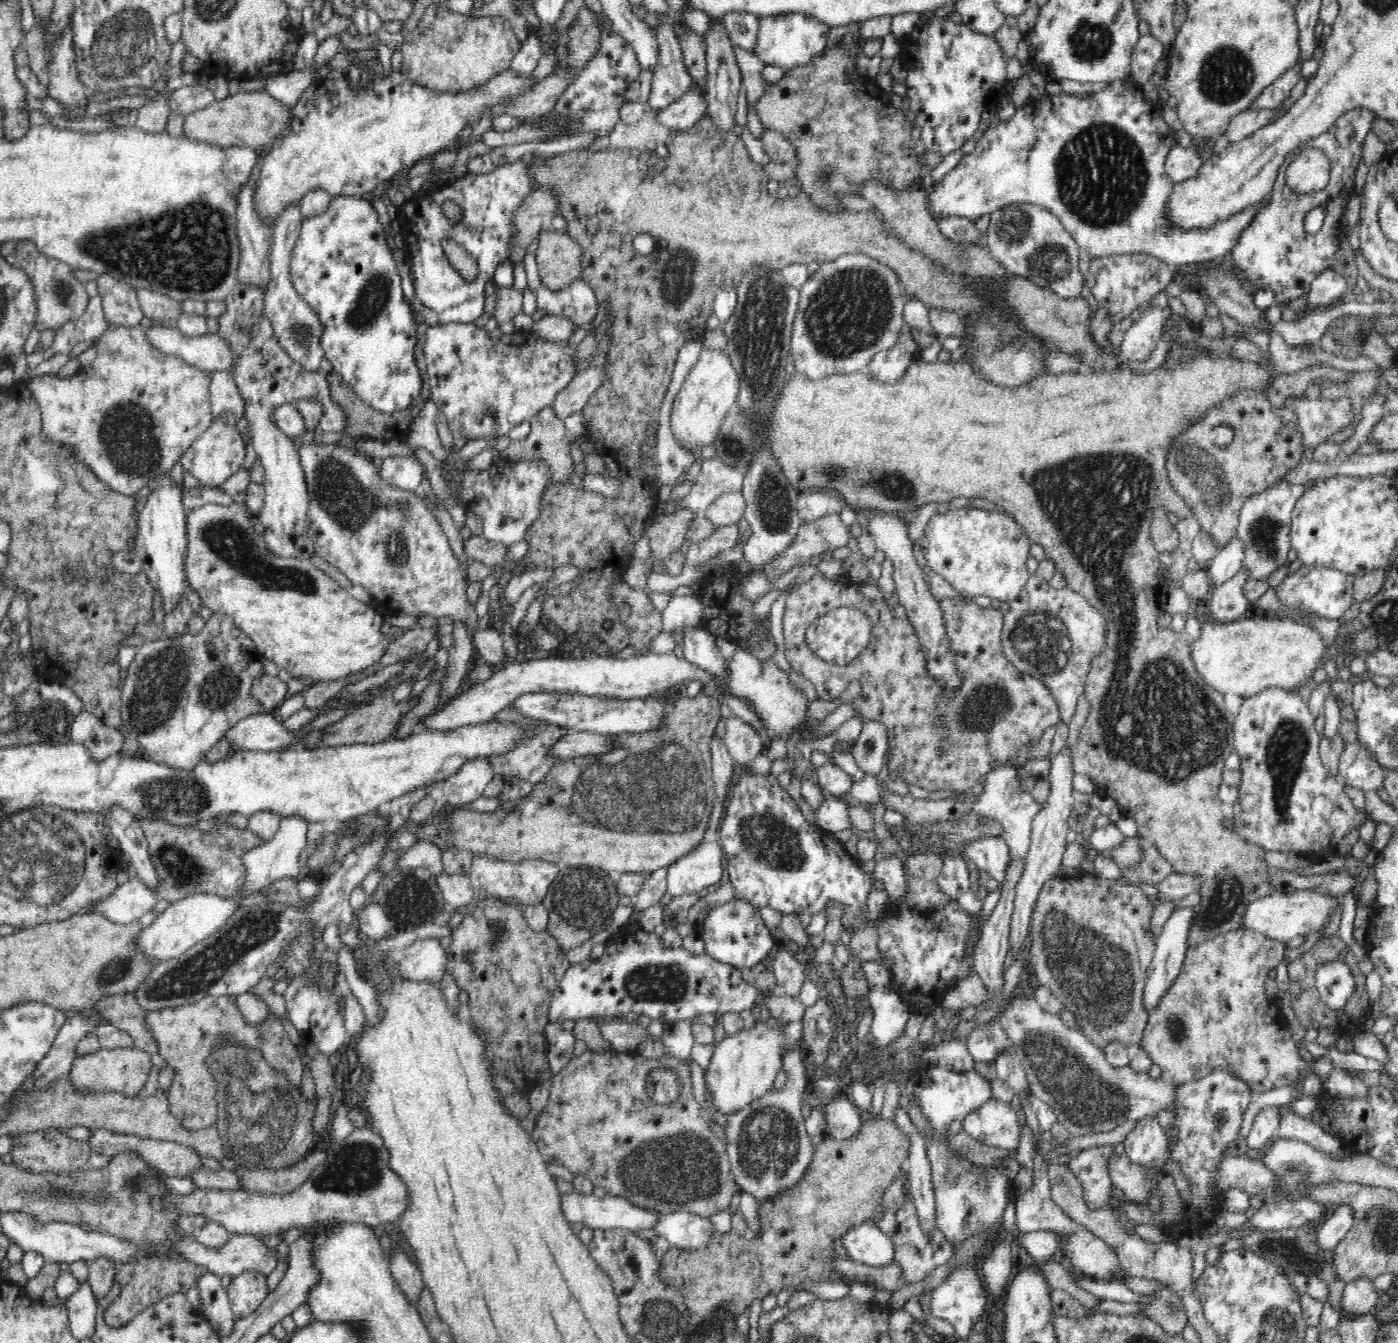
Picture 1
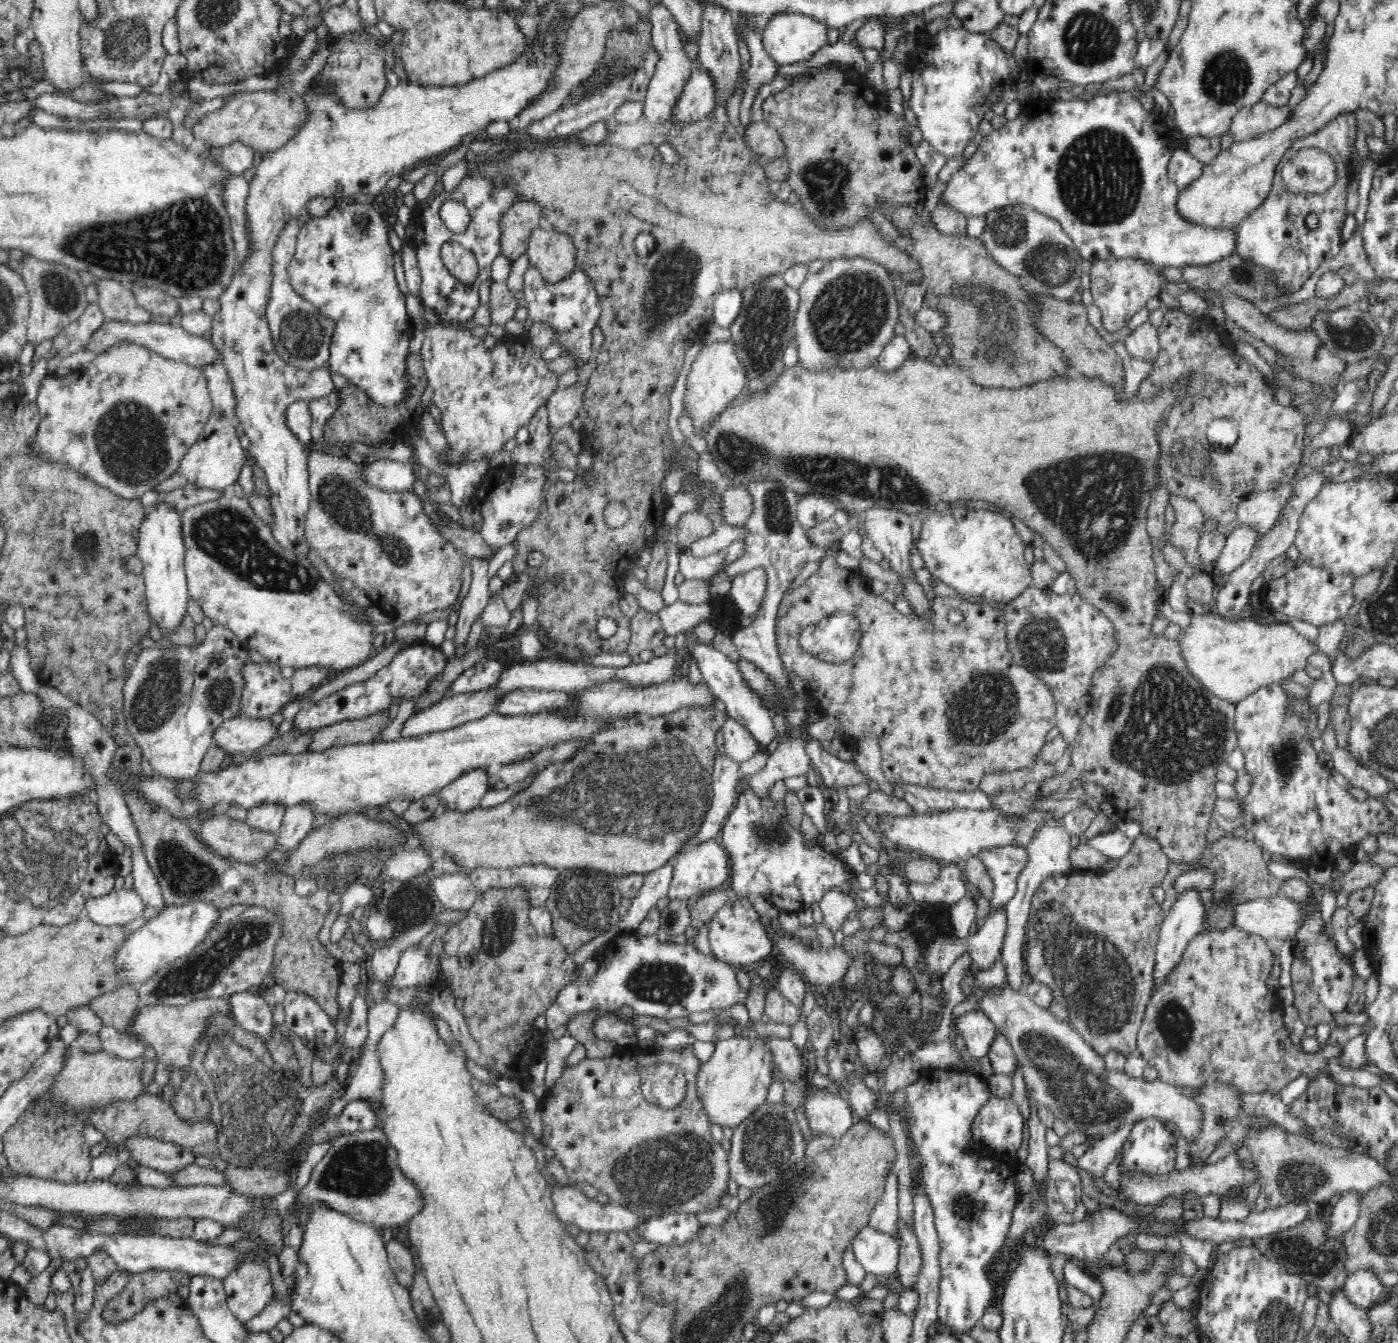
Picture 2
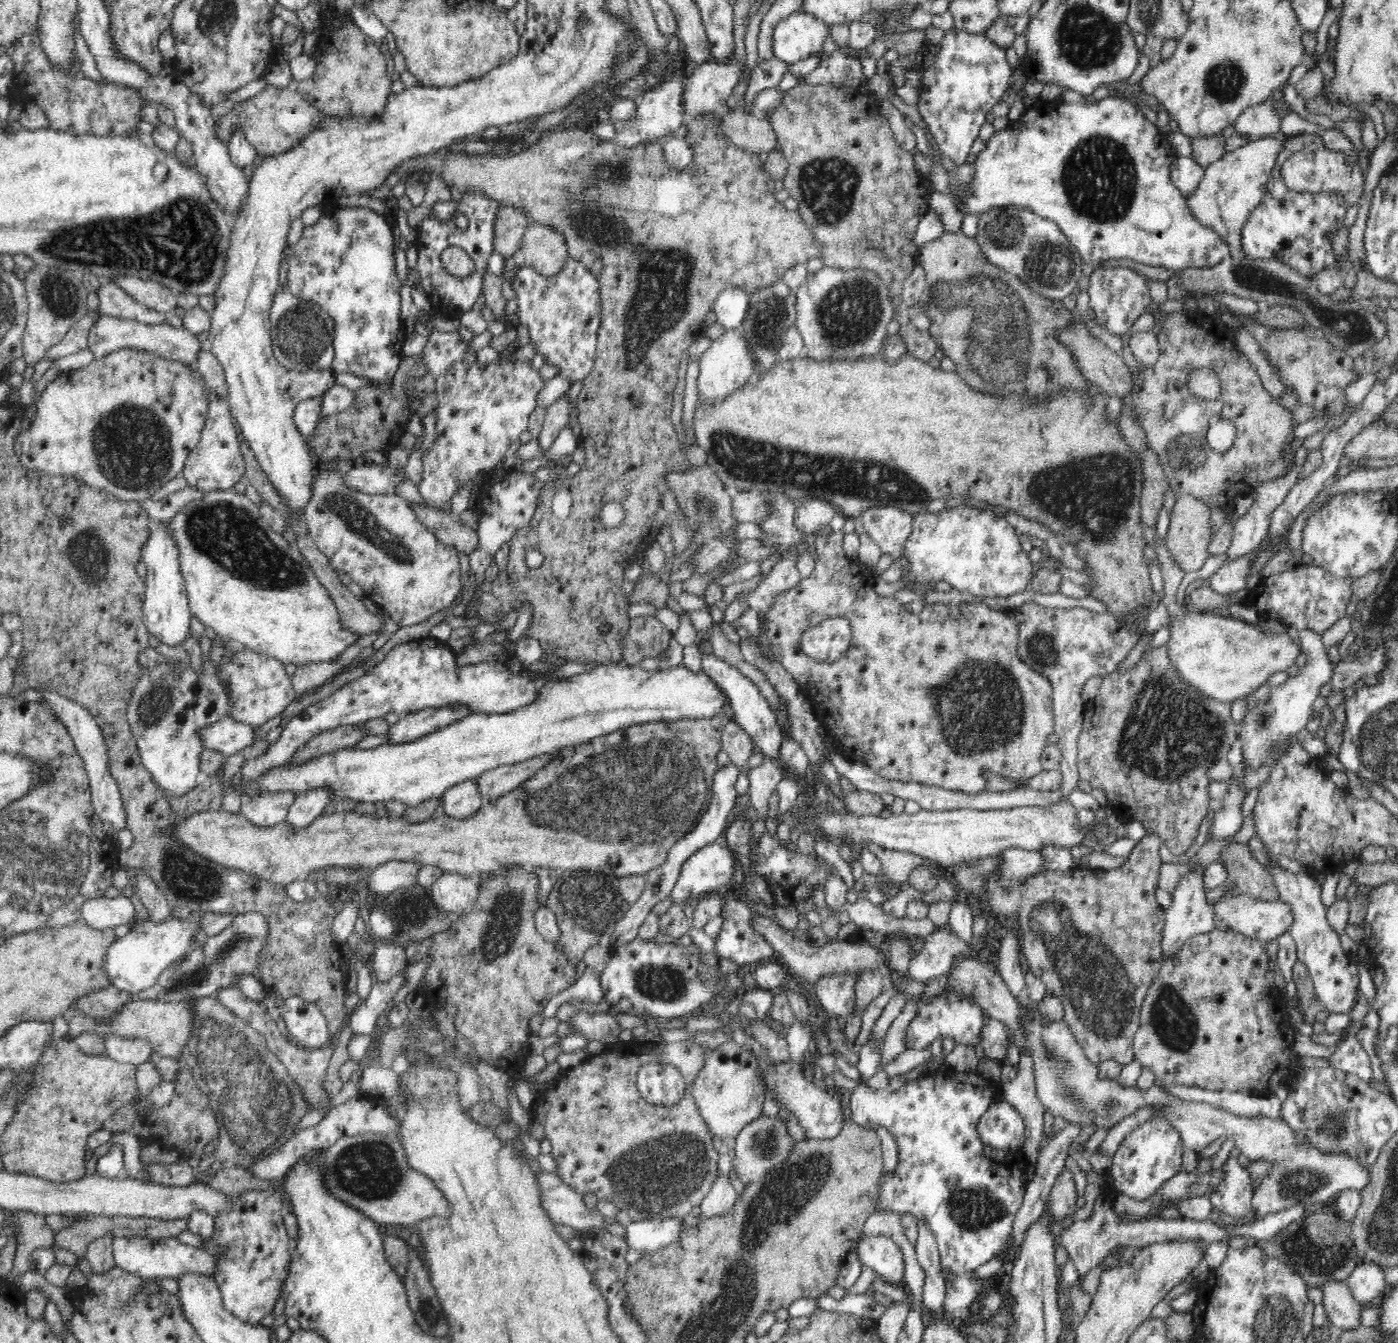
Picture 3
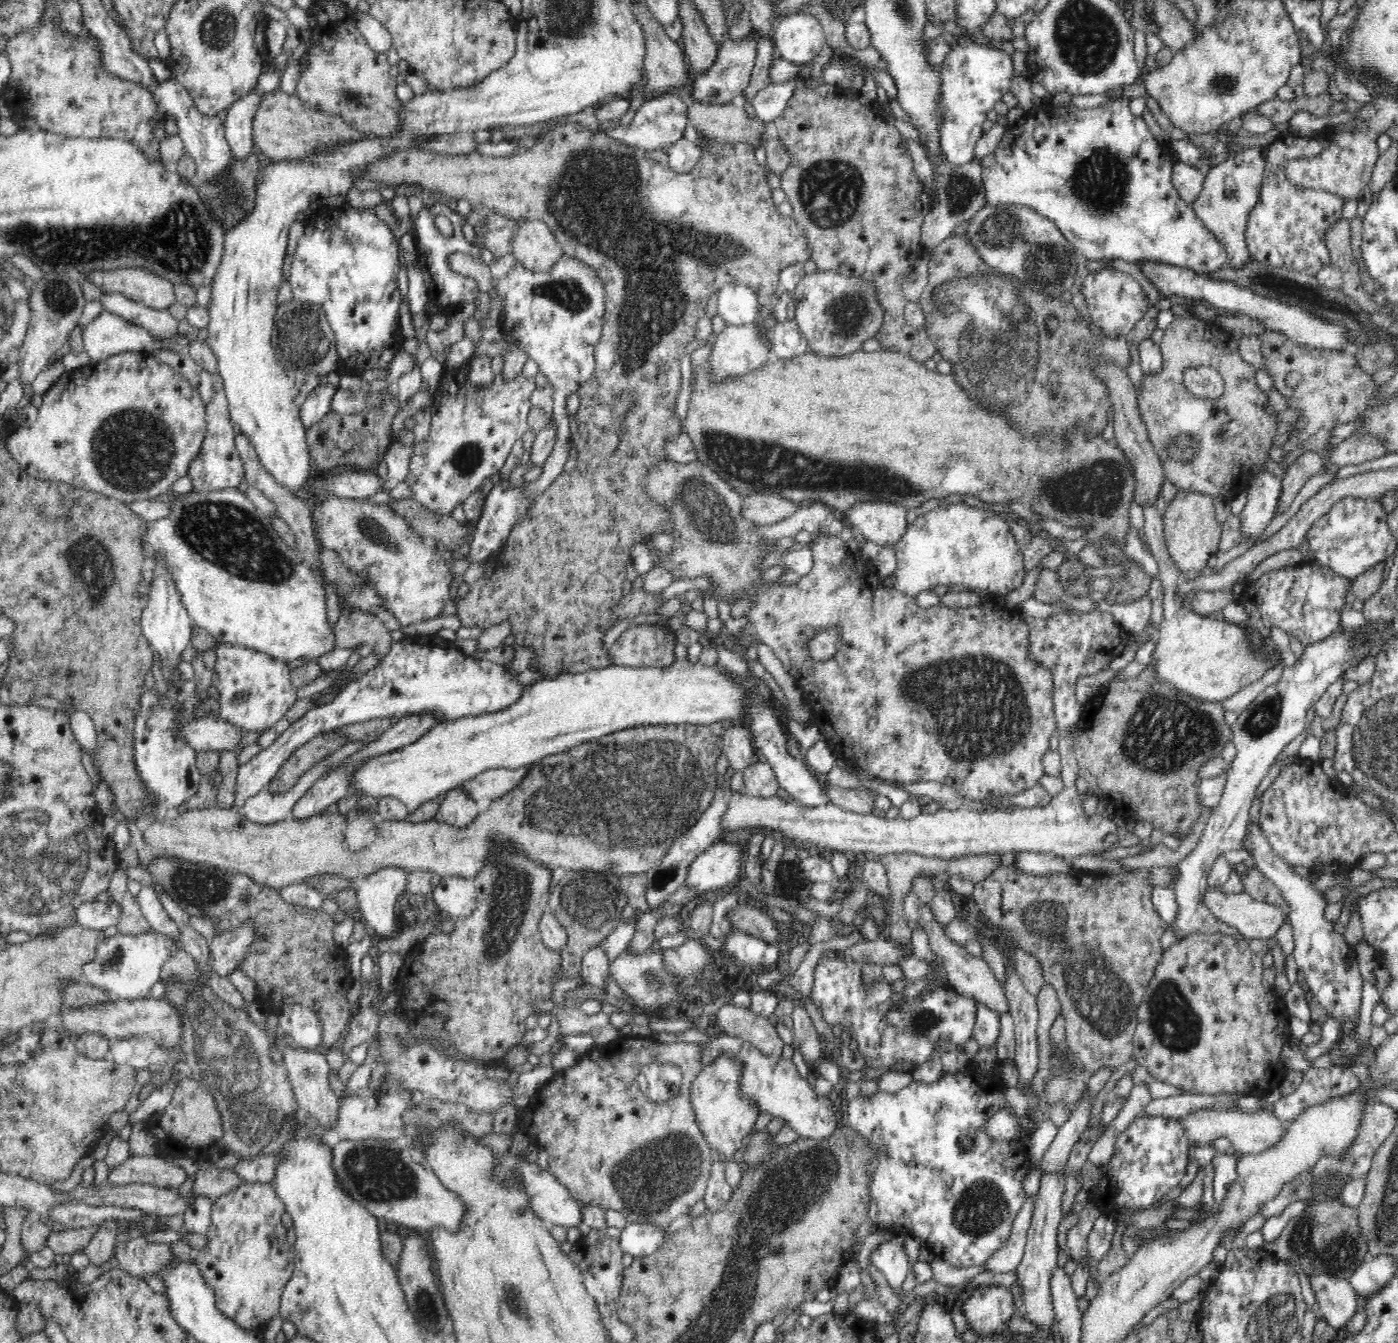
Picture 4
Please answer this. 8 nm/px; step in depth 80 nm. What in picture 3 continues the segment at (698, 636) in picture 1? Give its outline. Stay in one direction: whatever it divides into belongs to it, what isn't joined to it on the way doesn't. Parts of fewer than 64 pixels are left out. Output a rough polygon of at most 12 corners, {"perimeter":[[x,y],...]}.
{"perimeter":[[714,653],[701,669],[765,758],[787,735],[760,690]]}

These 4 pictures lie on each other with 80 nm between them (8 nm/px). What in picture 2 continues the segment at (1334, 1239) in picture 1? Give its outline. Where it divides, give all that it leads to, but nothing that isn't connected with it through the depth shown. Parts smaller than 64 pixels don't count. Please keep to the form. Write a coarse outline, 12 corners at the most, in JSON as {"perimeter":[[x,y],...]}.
{"perimeter":[[1342,1194],[1325,1237],[1342,1237],[1359,1217],[1360,1194]]}

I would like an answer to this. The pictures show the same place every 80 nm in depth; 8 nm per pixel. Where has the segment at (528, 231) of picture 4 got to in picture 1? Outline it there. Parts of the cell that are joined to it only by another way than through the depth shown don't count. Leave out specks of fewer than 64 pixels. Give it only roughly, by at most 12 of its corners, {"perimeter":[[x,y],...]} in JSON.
{"perimeter":[[542,222],[535,262],[542,286],[582,279],[583,252],[567,232]]}

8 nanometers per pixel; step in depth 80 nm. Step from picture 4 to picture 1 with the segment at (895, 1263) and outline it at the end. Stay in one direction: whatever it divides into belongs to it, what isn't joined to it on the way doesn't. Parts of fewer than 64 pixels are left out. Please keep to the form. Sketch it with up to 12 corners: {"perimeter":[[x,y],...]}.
{"perimeter":[[870,1221],[841,1242],[854,1262],[876,1268],[895,1262],[894,1243]]}

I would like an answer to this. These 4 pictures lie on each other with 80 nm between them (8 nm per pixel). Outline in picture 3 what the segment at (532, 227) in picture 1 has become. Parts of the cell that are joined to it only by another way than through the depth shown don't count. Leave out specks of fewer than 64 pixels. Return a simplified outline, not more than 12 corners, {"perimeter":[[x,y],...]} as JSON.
{"perimeter":[[504,206],[494,220],[493,247],[519,256],[530,217]]}

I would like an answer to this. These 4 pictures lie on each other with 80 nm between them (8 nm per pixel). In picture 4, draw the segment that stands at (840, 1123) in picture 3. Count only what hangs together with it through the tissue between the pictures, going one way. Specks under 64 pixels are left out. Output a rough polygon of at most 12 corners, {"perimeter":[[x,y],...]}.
{"perimeter":[[716,1032],[706,1067],[722,1052],[745,1062],[742,1094],[804,1139],[840,1126],[792,1060]]}

